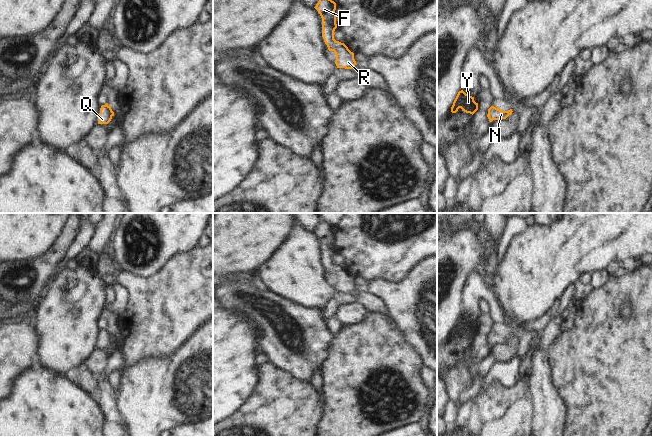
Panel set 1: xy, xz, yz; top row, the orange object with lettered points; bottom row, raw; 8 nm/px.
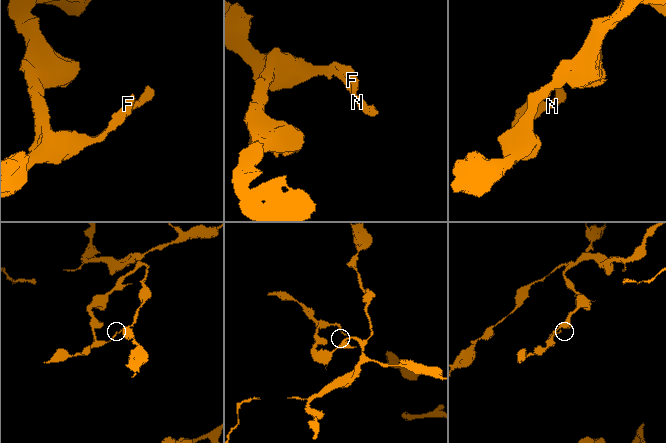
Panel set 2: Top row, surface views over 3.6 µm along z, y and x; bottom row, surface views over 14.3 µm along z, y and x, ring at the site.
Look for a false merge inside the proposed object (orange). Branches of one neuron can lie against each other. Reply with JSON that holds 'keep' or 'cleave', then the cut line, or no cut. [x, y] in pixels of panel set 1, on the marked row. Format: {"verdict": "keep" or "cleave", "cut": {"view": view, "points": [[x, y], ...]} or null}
{"verdict": "keep", "cut": null}

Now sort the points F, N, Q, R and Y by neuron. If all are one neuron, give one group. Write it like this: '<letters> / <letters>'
F N Q R Y

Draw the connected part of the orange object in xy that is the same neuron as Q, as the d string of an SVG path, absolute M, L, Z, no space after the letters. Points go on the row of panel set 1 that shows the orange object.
M108 104L102 105L98 116L98 124L108 124L113 116L114 112L111 107Z

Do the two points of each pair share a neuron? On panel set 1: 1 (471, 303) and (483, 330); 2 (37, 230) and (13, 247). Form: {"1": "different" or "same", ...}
{"1": "different", "2": "same"}

